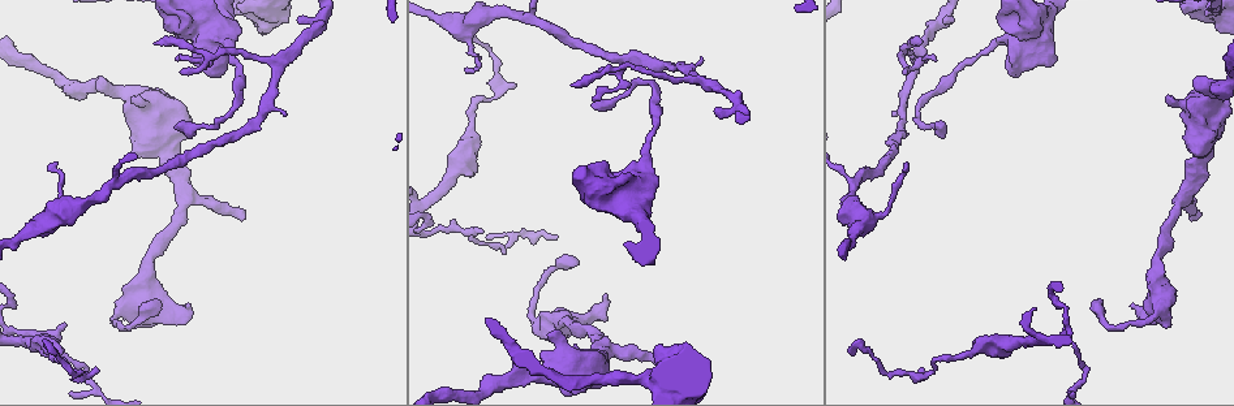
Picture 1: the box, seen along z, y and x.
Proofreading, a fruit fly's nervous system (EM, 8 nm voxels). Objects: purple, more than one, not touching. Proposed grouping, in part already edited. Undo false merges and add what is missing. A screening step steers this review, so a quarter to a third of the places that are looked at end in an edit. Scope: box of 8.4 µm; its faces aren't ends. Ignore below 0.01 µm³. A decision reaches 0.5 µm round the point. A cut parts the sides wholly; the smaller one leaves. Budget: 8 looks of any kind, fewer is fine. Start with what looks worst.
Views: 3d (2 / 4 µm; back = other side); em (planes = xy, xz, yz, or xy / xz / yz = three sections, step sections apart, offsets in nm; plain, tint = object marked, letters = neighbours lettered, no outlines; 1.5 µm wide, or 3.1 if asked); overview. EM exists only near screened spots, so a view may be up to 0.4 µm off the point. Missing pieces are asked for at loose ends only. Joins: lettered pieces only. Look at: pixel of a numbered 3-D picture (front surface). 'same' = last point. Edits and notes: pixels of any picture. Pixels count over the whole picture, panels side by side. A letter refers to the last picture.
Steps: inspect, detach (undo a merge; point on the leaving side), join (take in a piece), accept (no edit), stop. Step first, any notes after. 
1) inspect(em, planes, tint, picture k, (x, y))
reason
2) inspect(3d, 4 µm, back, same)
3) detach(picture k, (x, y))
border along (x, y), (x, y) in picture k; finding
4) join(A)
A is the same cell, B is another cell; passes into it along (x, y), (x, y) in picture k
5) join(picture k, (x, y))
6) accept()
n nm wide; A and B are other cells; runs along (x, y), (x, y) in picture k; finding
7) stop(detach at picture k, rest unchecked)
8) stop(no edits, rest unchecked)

inspect(em, yz, step 4, tint, picture 1, (694, 82))

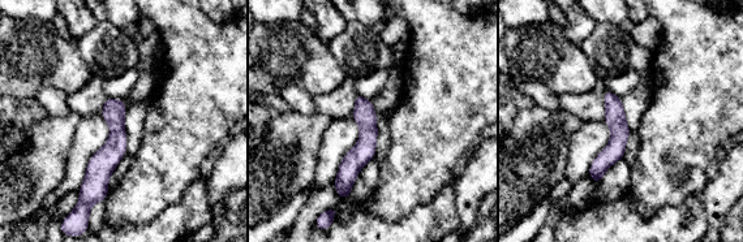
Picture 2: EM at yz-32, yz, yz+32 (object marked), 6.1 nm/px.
inspect(em, planes, letters, same)

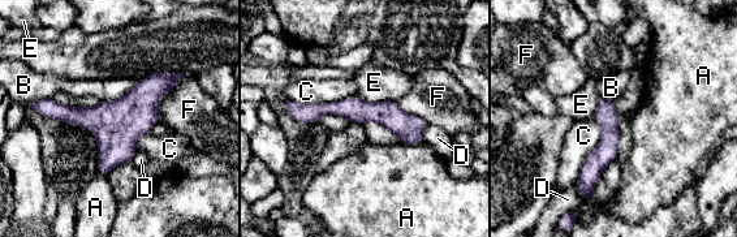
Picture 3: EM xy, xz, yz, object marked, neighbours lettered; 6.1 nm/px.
accept()
C touches over 420 nm; A, B, C, D, E and F are other cells; border along (354, 94), (310, 104), (287, 99) in picture 3; all the same neuron

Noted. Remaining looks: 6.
inspect(em, planes, letters, picture 1, (1098, 300))

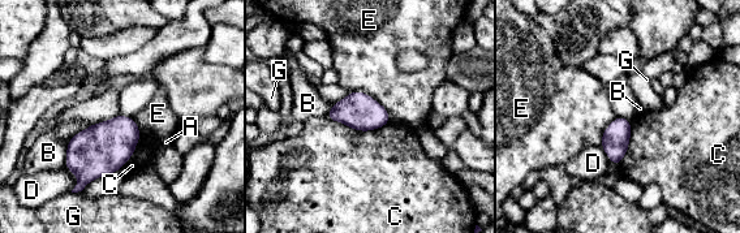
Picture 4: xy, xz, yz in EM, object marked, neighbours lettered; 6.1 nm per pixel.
accept()
170 nm wide; A, B, C, D, E and G are other cells; border along (117, 113), (90, 125) in picture 4; no lettered piece goes on from it

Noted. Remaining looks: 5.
inspect(3d, 4 µm, picture 1, (174, 128))
end of a long branch

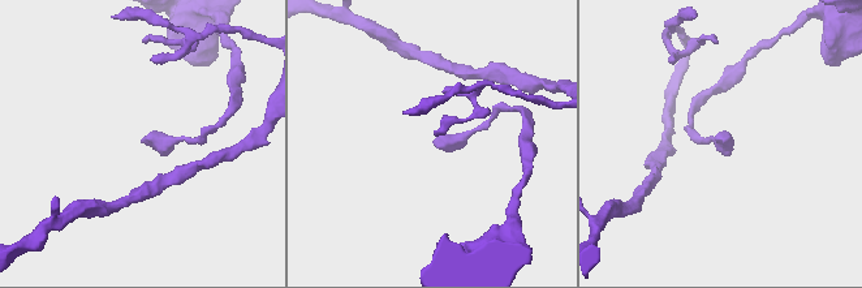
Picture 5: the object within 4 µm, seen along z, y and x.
inspect(em, xz, step 4, tint, picture 5, (725, 143))

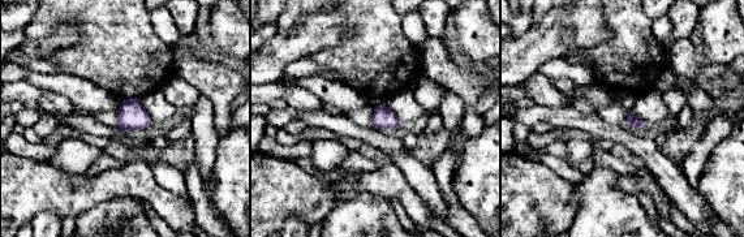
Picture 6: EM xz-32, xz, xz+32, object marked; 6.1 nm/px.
inspect(em, planes, letters, same)
cut it another way

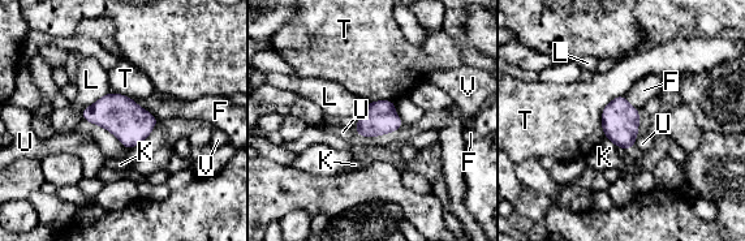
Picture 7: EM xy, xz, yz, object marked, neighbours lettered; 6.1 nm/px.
accept()
220 nm wide; F, K, L, T, U and V are other cells; no lettered piece goes on from it

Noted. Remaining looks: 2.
stop(no edits, rest unchecked)

